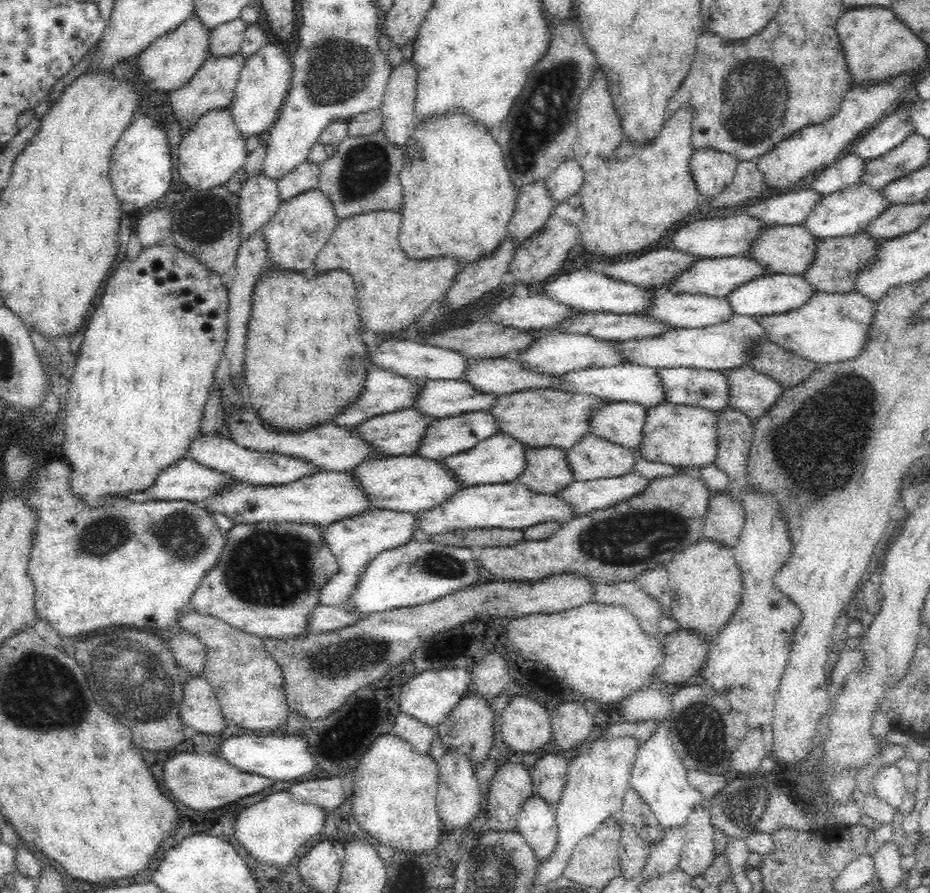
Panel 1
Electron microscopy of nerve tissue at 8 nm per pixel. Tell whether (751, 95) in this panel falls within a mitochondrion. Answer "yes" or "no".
yes

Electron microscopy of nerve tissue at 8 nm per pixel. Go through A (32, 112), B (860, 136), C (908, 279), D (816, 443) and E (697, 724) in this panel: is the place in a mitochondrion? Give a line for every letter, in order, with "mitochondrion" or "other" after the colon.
A: other
B: other
C: other
D: mitochondrion
E: mitochondrion

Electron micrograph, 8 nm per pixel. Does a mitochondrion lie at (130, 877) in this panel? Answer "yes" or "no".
no

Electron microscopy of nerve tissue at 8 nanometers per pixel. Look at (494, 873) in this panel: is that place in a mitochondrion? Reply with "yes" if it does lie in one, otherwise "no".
yes

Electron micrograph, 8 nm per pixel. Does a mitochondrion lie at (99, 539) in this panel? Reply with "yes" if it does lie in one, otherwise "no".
yes

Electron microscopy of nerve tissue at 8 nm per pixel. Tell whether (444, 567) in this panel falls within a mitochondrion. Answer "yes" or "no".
yes

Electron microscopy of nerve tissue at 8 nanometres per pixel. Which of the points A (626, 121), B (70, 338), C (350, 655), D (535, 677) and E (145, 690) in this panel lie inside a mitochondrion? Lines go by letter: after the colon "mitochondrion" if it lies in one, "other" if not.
A: other
B: other
C: mitochondrion
D: other
E: mitochondrion

